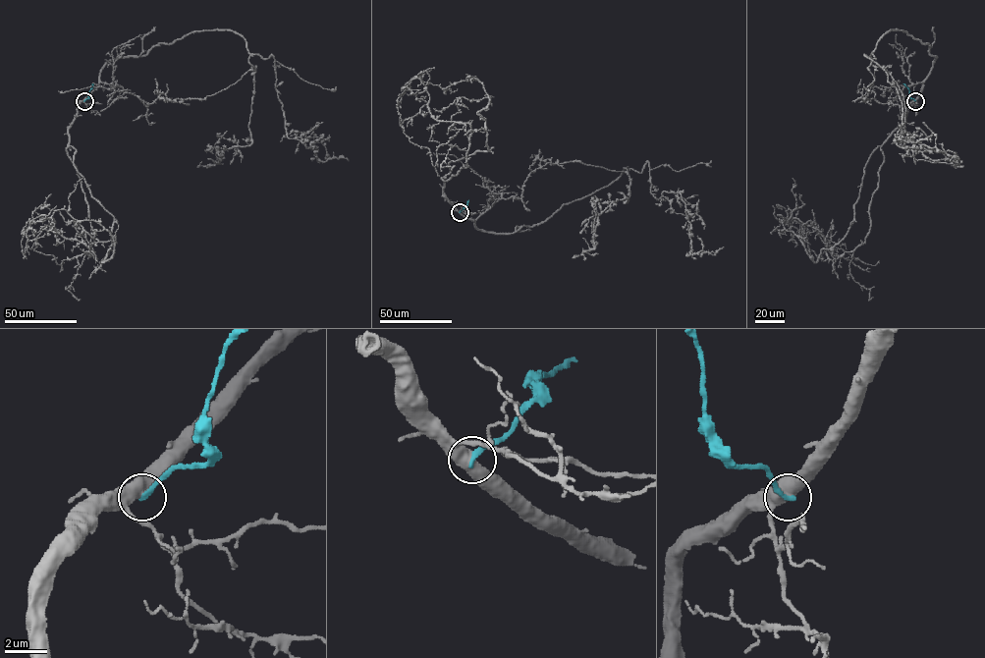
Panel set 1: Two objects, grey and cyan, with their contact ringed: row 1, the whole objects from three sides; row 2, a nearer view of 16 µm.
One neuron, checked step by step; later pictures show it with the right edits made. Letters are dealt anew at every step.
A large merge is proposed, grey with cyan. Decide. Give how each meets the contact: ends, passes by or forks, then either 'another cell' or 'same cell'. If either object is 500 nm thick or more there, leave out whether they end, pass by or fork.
another cell

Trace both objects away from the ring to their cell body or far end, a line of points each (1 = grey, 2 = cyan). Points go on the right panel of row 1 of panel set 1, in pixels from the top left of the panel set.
1: (915, 101), (936, 56), (891, 29), (875, 59), (864, 55), (902, 104), (896, 143), (956, 161), (939, 143)
2: (915, 101), (903, 83)

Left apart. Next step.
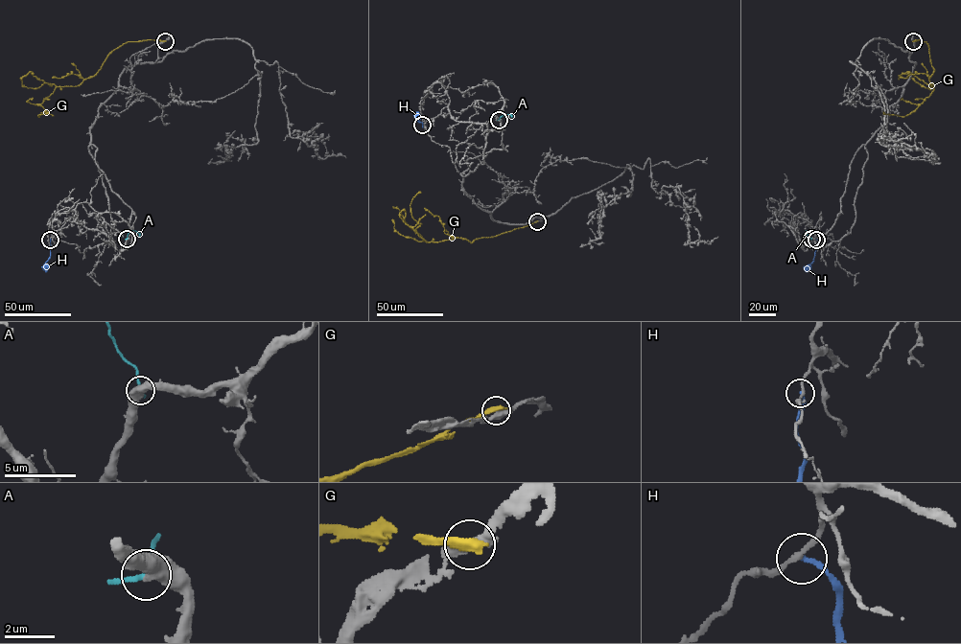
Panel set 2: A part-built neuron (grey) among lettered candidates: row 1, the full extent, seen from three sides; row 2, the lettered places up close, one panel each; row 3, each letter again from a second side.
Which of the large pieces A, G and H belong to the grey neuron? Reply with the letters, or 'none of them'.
none of them

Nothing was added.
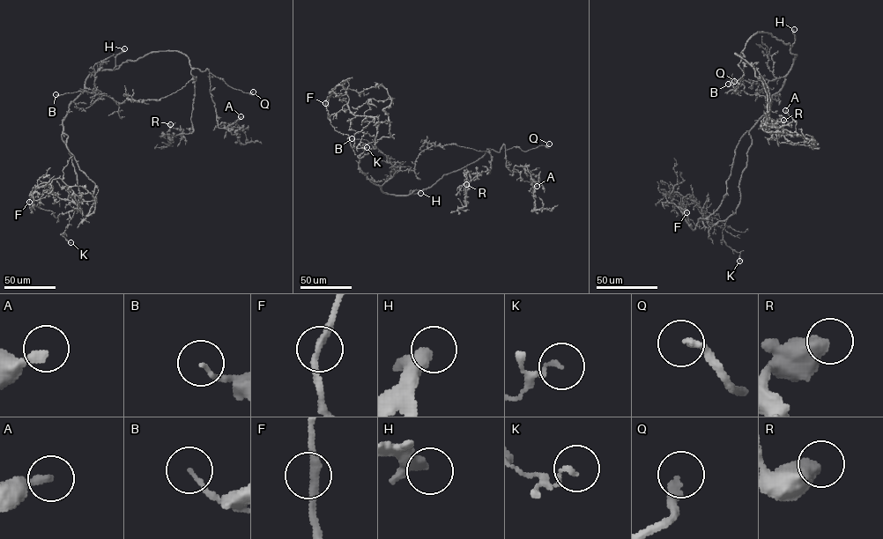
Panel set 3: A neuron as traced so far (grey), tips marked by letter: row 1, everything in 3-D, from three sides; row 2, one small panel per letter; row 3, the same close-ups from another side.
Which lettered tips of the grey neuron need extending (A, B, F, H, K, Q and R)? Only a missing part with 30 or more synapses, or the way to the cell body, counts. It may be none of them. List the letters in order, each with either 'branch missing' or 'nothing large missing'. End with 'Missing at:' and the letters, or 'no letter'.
A: nothing large missing
B: nothing large missing
F: nothing large missing
H: branch missing
K: nothing large missing
Q: branch missing
R: nothing large missing
Missing at: H, Q

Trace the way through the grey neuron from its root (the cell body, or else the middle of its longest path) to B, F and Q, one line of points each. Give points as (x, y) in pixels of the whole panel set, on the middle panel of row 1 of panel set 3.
B: (386, 193), (382, 186), (396, 173), (389, 159), (366, 139), (352, 138)
F: (386, 193), (362, 173), (357, 156), (361, 158), (376, 147), (378, 119), (354, 115), (341, 85), (325, 103)
Q: (386, 193), (427, 188), (503, 143), (506, 150), (526, 151), (549, 143)

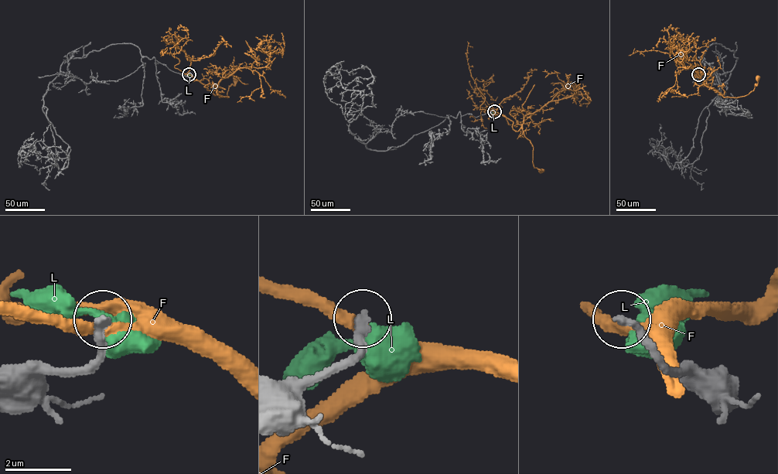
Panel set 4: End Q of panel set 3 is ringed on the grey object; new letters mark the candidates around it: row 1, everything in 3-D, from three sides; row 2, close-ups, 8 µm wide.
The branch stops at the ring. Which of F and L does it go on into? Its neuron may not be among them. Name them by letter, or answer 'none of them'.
none of them

